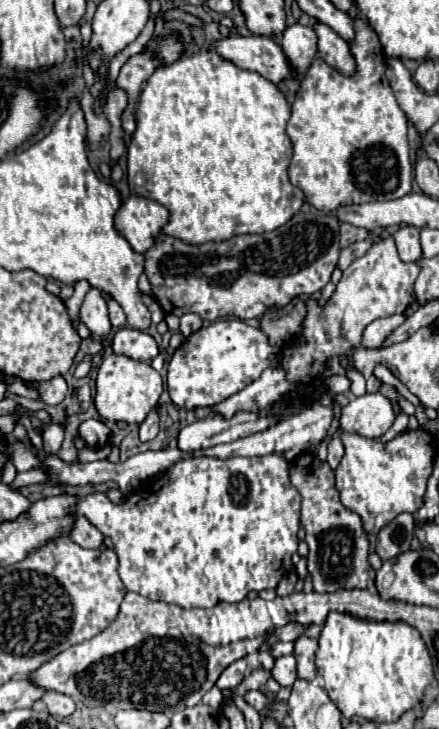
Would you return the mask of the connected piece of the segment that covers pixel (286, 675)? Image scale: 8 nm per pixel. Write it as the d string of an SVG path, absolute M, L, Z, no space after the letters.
M285 655L275 659L275 667L271 669L273 679L279 681L279 685L293 685L297 679L297 661L293 655Z

